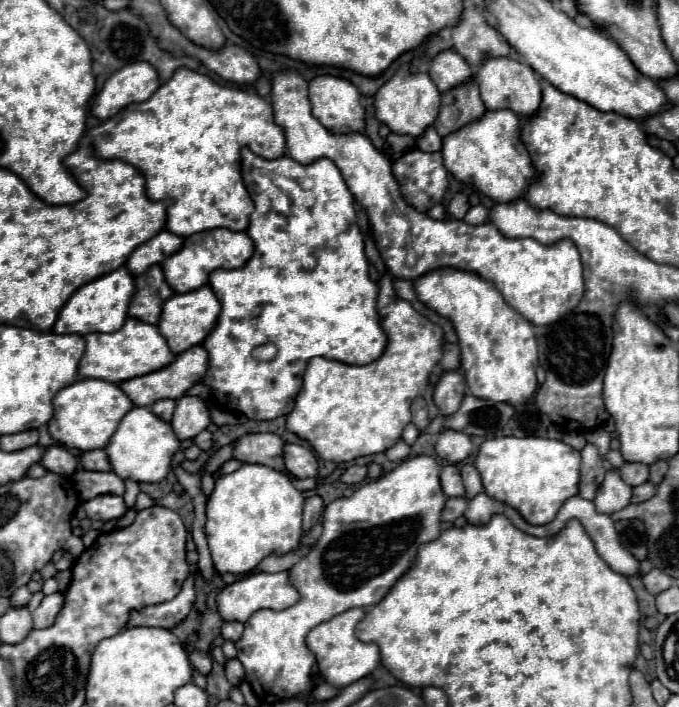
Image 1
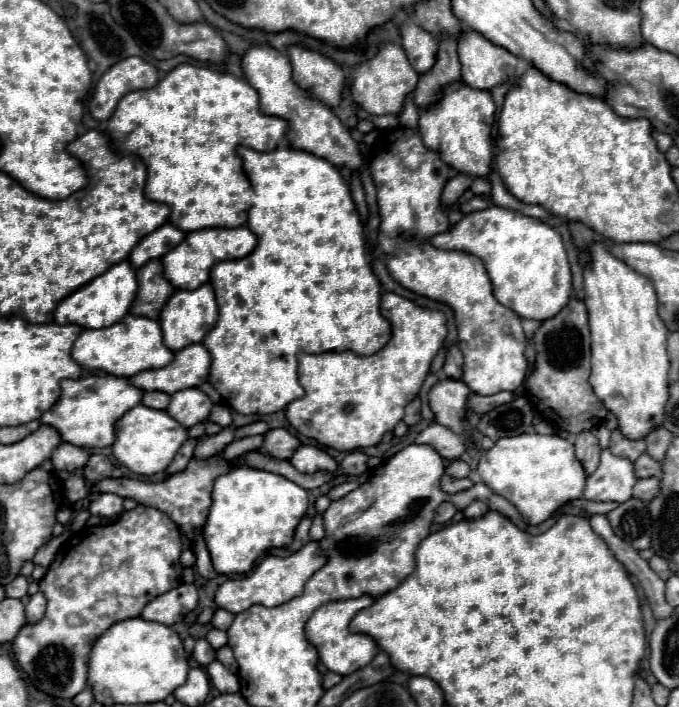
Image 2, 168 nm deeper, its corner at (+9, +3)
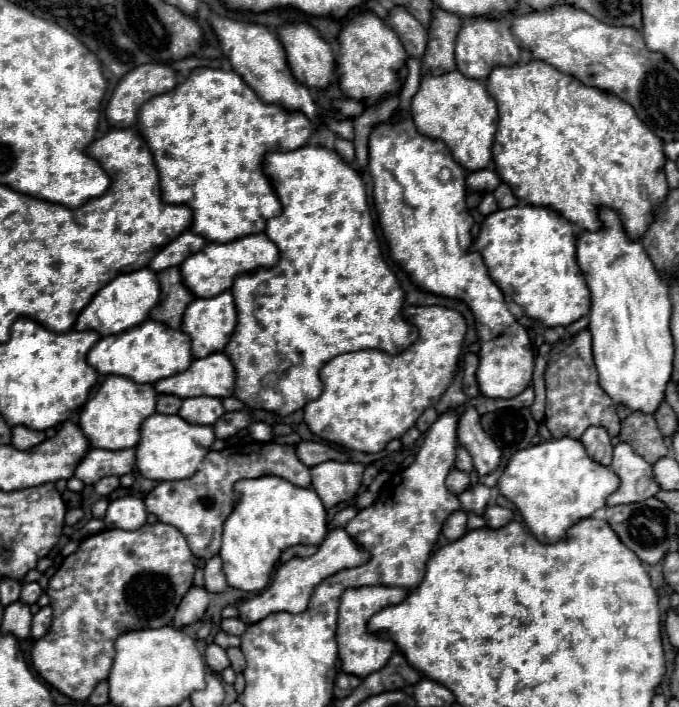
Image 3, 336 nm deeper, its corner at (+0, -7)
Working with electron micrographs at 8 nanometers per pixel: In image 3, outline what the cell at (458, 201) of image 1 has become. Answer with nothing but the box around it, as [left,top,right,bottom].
[467,168,501,192]

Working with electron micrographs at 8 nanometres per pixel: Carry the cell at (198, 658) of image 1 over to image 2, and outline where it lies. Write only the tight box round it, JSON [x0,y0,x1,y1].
[192,638,216,666]

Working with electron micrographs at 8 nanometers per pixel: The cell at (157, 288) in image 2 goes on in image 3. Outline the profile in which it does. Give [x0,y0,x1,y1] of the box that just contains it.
[151,266,195,328]

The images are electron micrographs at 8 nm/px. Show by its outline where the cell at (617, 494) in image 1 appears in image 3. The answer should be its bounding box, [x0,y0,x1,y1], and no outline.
[607,442,661,506]

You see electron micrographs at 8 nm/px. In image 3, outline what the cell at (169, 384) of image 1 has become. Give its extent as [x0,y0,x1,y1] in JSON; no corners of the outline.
[155,352,235,398]

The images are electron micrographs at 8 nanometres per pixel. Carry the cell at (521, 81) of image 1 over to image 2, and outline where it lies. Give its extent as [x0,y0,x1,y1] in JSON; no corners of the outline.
[458,30,518,90]

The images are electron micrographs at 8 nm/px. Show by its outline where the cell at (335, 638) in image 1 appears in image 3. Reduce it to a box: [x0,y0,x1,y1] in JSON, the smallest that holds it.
[337,586,409,678]

